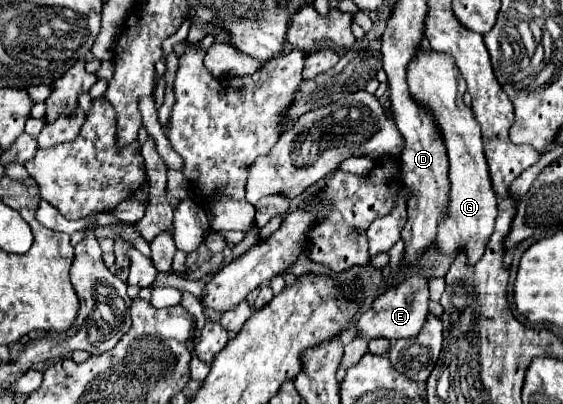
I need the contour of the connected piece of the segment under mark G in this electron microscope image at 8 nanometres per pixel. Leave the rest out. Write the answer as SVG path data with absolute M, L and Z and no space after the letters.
M421 48L419 56L409 62L409 92L417 102L425 102L433 116L437 116L437 124L441 126L441 138L445 138L447 158L449 158L449 204L447 218L441 222L437 240L443 254L457 254L461 250L467 252L471 264L479 262L485 252L485 242L489 242L489 234L493 234L493 222L497 218L497 200L491 188L487 160L483 154L483 142L477 122L473 120L473 112L463 102L463 94L467 90L465 80L461 78L453 58L449 54L441 54L435 50Z

